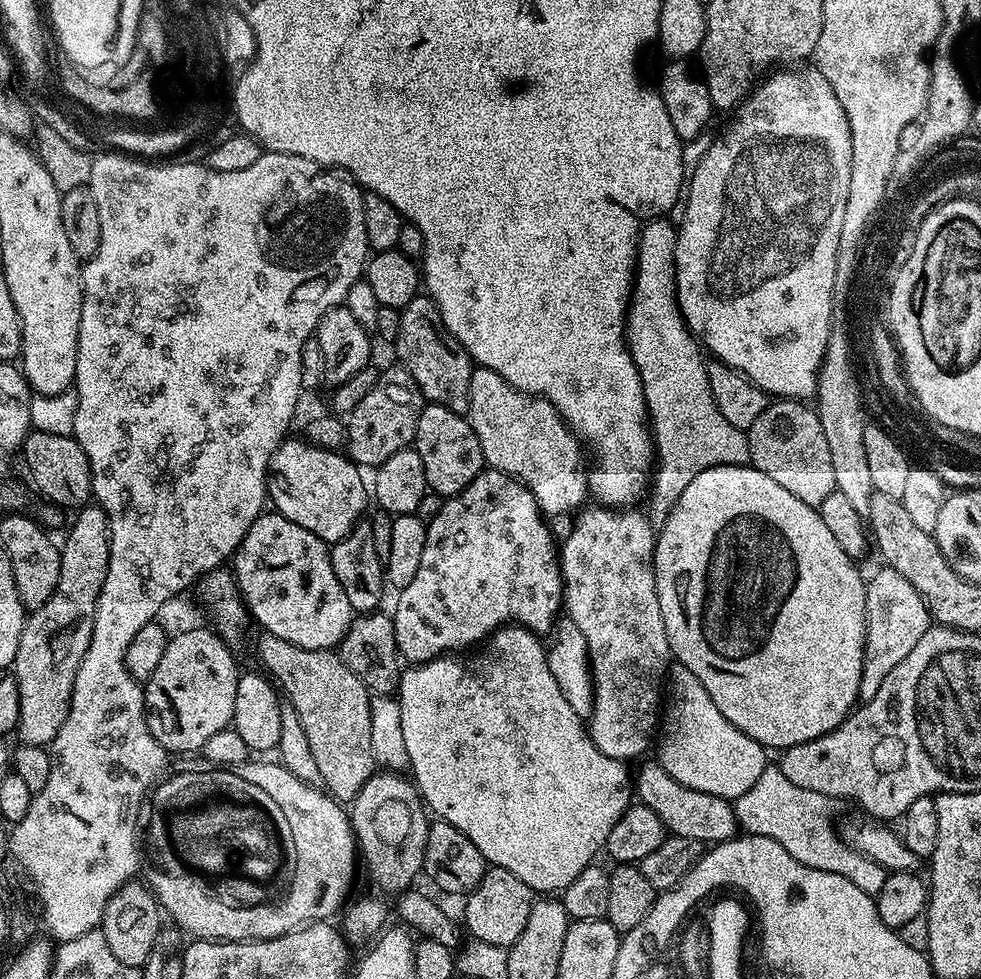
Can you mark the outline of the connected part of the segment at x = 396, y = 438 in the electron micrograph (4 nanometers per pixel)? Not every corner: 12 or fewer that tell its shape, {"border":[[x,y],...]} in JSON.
{"border":[[406,369],[379,373],[347,413],[346,455],[368,470],[415,441],[426,403]]}

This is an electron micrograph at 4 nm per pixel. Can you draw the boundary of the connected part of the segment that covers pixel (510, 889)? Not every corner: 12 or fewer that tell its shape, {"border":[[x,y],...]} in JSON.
{"border":[[489,867],[467,893],[463,927],[509,949],[525,930],[532,888]]}

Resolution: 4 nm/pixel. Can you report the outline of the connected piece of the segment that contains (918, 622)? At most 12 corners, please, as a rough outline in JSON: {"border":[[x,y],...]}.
{"border":[[887,566],[866,580],[860,700],[933,623]]}

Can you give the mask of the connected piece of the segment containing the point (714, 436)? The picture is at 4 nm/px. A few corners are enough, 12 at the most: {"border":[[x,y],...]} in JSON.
{"border":[[639,229],[628,353],[650,421],[653,529],[750,461],[768,393],[713,363],[676,301],[676,230]]}

